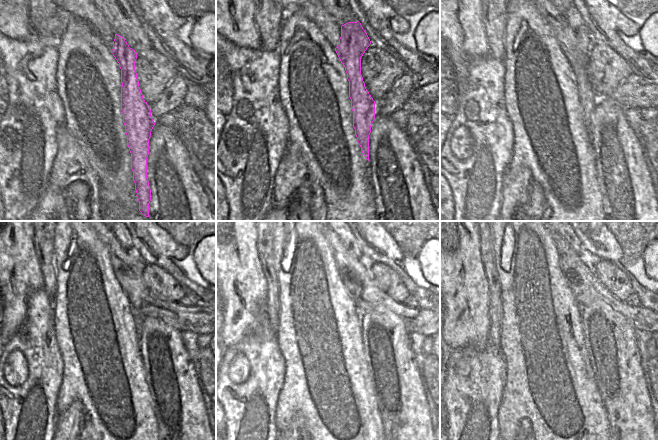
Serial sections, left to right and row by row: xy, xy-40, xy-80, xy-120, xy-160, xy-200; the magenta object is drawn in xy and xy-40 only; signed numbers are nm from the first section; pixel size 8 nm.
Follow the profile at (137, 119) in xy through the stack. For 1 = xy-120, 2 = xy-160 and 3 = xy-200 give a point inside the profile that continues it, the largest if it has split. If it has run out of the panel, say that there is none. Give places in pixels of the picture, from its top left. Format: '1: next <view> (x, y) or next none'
1: next xy-120 (125, 241)
2: next xy-160 (349, 241)
3: next xy-200 (573, 241)

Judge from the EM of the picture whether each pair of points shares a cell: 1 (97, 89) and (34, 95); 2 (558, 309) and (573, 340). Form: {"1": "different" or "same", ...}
{"1": "different", "2": "same"}

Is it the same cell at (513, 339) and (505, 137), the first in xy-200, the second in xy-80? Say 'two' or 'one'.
two

